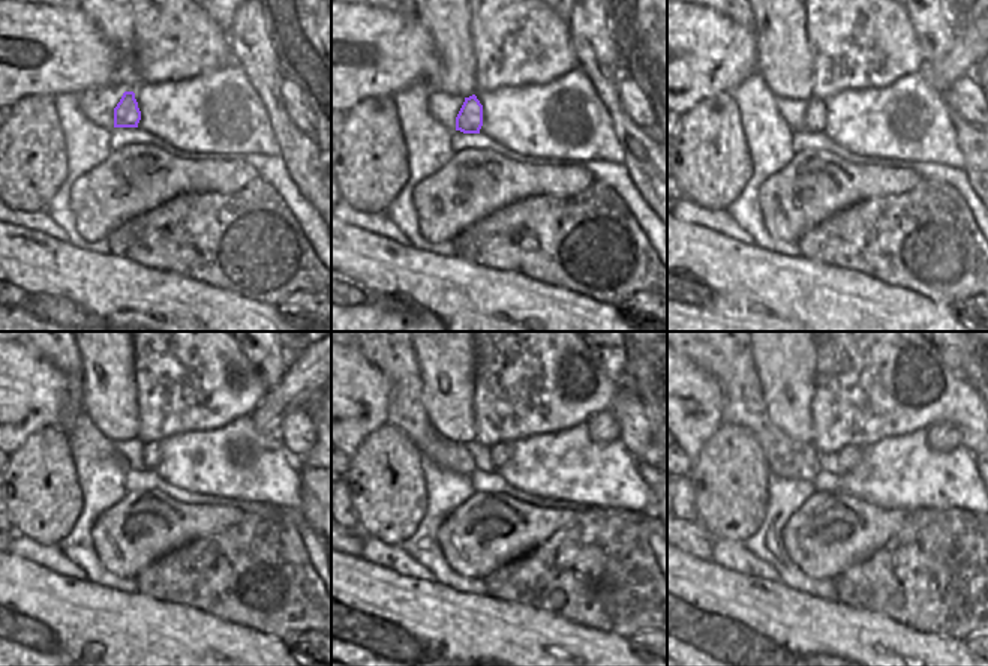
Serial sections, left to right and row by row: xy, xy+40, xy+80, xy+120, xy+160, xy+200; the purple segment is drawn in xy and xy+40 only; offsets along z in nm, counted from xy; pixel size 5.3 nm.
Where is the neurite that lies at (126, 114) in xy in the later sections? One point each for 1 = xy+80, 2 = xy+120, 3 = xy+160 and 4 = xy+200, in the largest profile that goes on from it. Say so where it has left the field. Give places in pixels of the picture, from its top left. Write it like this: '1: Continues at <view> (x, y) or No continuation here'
1: Continues at xy+80 (816, 114)
2: Continues at xy+120 (150, 455)
3: Continues at xy+160 (498, 453)
4: Continues at xy+200 (849, 456).

